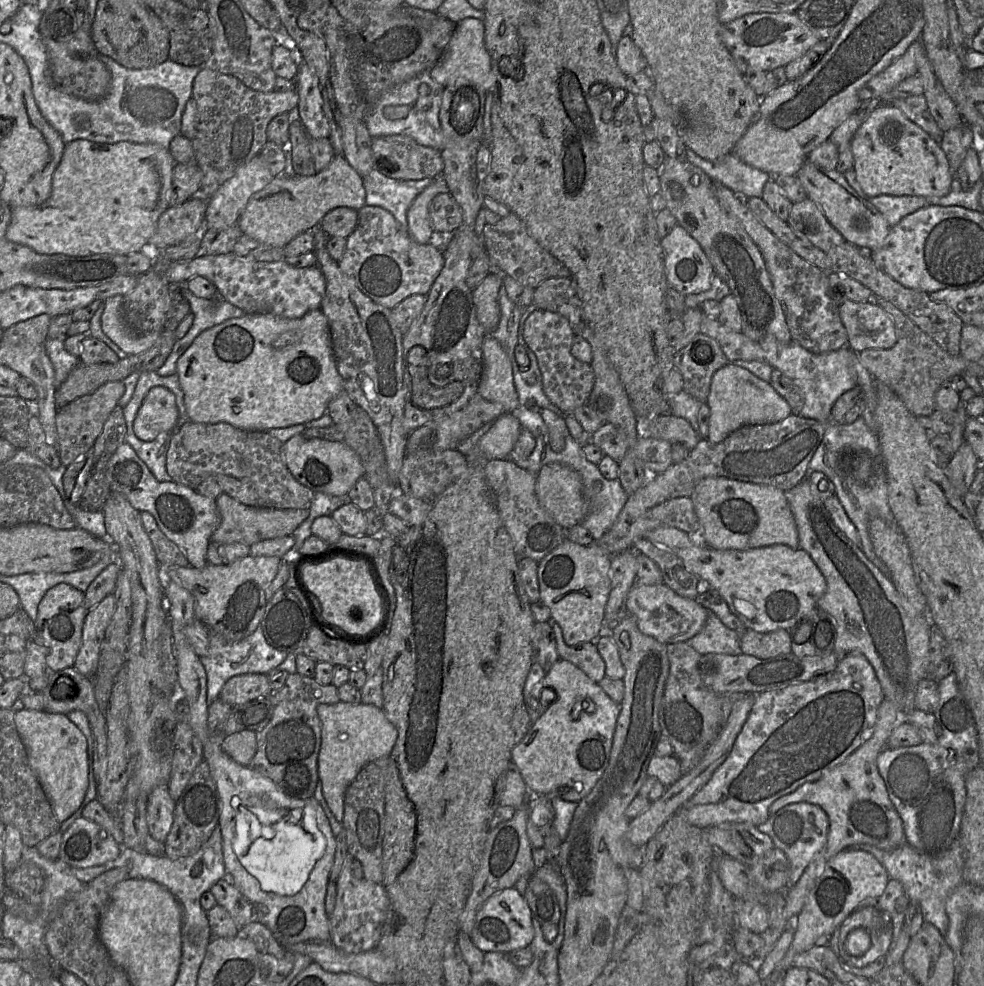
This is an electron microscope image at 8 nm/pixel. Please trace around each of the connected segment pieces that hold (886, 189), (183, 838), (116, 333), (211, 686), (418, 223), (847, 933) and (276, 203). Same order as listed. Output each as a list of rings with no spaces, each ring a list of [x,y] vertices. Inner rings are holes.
[[[892,104],[875,108],[851,140],[856,179],[868,196],[942,197],[953,186],[955,173],[940,144]]]
[[[206,760],[195,769],[189,783],[176,801],[174,821],[164,843],[164,856],[175,860],[197,852],[219,825],[220,799]]]
[[[116,295],[105,301],[101,318],[102,330],[115,344],[128,355],[140,354],[151,348],[161,332],[141,334],[133,330],[123,315],[123,295]]]
[[[261,626],[246,638],[236,642],[227,642],[210,632],[208,653],[200,657],[207,675],[208,703],[213,703],[219,698],[223,686],[232,677],[247,673],[268,674],[271,670],[276,669],[287,656],[287,652],[278,650],[267,642]]]
[[[441,176],[425,188],[411,204],[408,218],[408,233],[419,244],[430,244],[438,239],[432,228],[429,207],[431,201],[439,194],[448,193],[446,180]]]
[[[863,905],[852,912],[838,926],[838,928],[827,939],[827,945],[832,949],[839,961],[843,959],[845,962],[853,966],[863,967],[864,965],[867,965],[867,963],[874,961],[879,956],[887,953],[889,948],[891,950],[892,936],[893,925],[890,916],[886,912],[881,911],[875,905]]]
[[[336,155],[325,169],[313,176],[274,176],[266,187],[249,198],[238,225],[244,235],[259,243],[284,248],[292,238],[317,228],[329,211],[343,206],[358,211],[365,205],[363,177],[344,155]]]

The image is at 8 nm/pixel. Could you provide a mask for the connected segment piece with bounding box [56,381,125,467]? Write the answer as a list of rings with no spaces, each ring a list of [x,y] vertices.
[[[123,381],[104,384],[93,393],[79,397],[58,409],[56,413],[56,427],[58,435],[58,453],[61,464],[68,467],[94,445],[101,434],[110,413],[118,405],[118,401],[125,392]]]

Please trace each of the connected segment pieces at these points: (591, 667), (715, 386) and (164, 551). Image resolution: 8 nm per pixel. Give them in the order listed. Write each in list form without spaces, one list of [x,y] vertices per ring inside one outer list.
[[[552,623],[556,638],[559,657],[567,660],[581,669],[594,682],[605,677],[605,663],[599,654],[595,642],[583,642],[574,646],[566,644],[562,629],[557,623]]]
[[[731,362],[713,375],[706,404],[710,408],[709,432],[706,439],[716,444],[742,426],[773,424],[792,414],[788,402],[770,383]]]
[[[141,512],[141,520],[162,568],[190,566],[183,550],[166,537],[150,513]]]

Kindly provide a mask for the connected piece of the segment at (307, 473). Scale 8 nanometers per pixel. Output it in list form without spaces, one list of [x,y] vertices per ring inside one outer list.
[[[298,434],[283,444],[282,456],[293,477],[313,492],[347,498],[349,490],[364,476],[364,467],[359,456],[341,442],[307,439]]]

